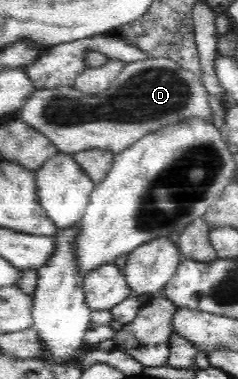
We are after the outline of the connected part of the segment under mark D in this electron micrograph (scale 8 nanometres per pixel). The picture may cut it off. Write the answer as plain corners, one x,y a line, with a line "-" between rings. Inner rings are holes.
144,57
142,61
126,64
111,87
100,94
84,94
74,86
52,87
50,90
32,91
22,105
22,121
28,122
34,129
51,141
61,153
77,154
86,149
105,149
114,154
140,141
144,135
154,133
171,122
182,118
208,118
212,120
212,107
208,102
209,94
204,83
194,72
183,68
168,58

